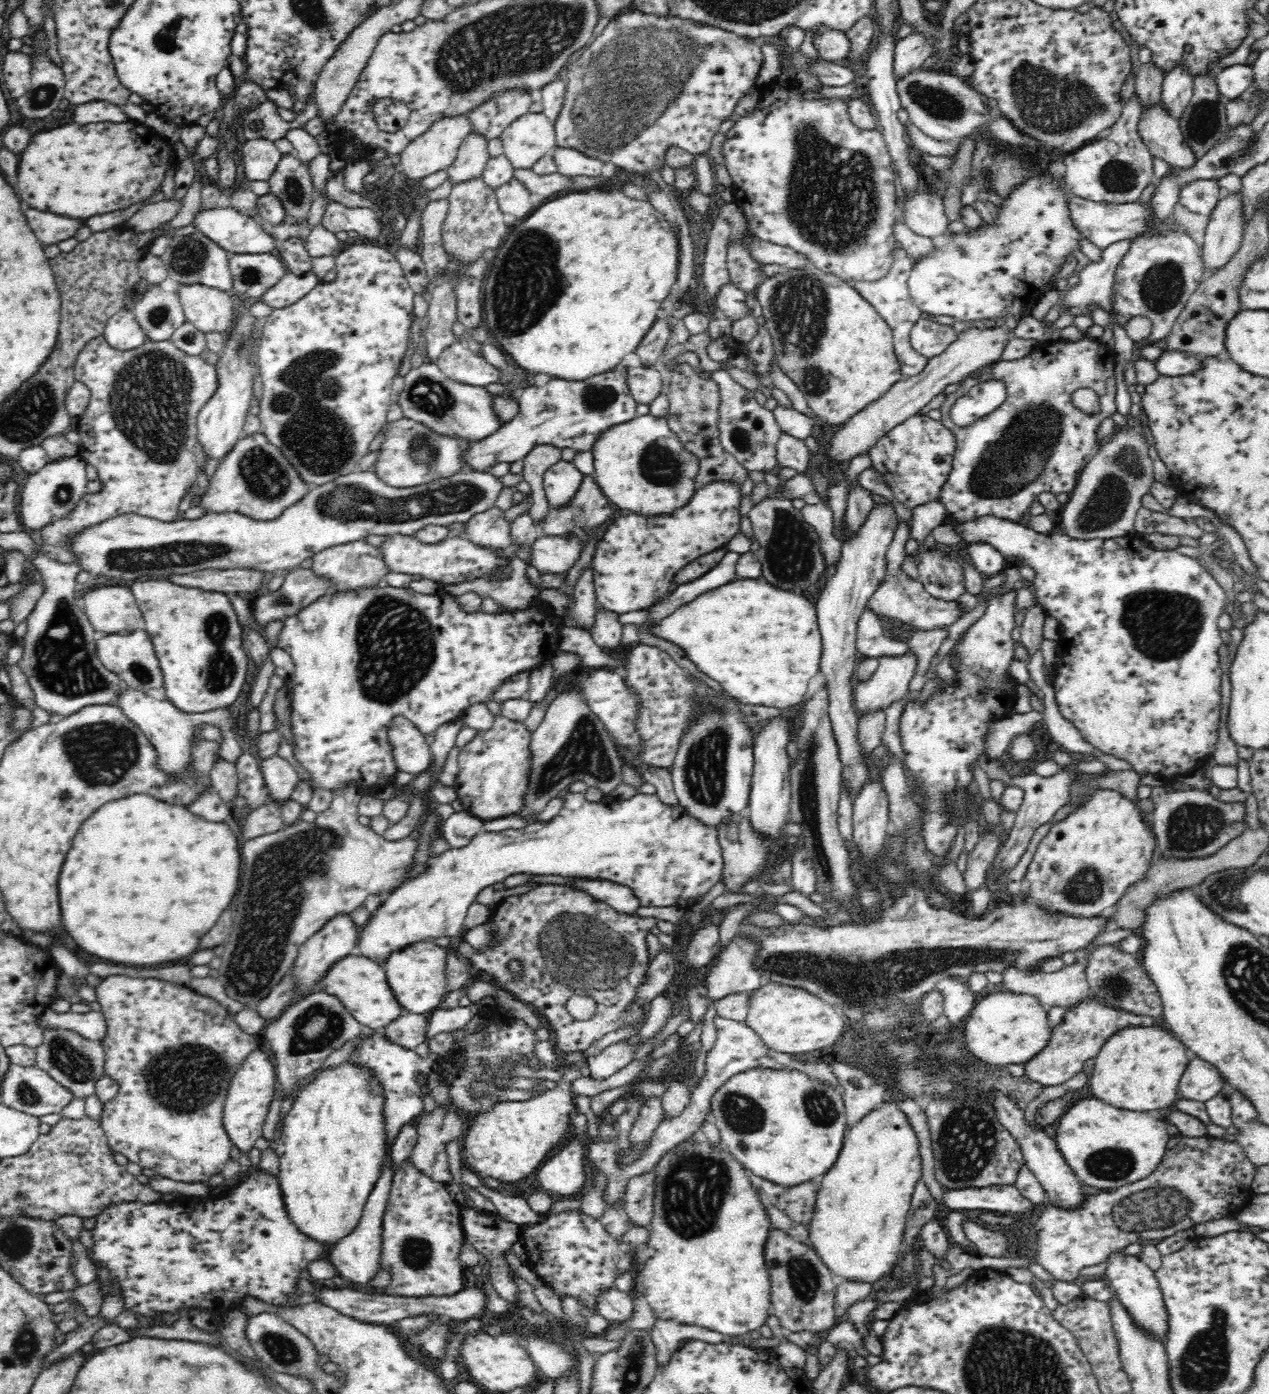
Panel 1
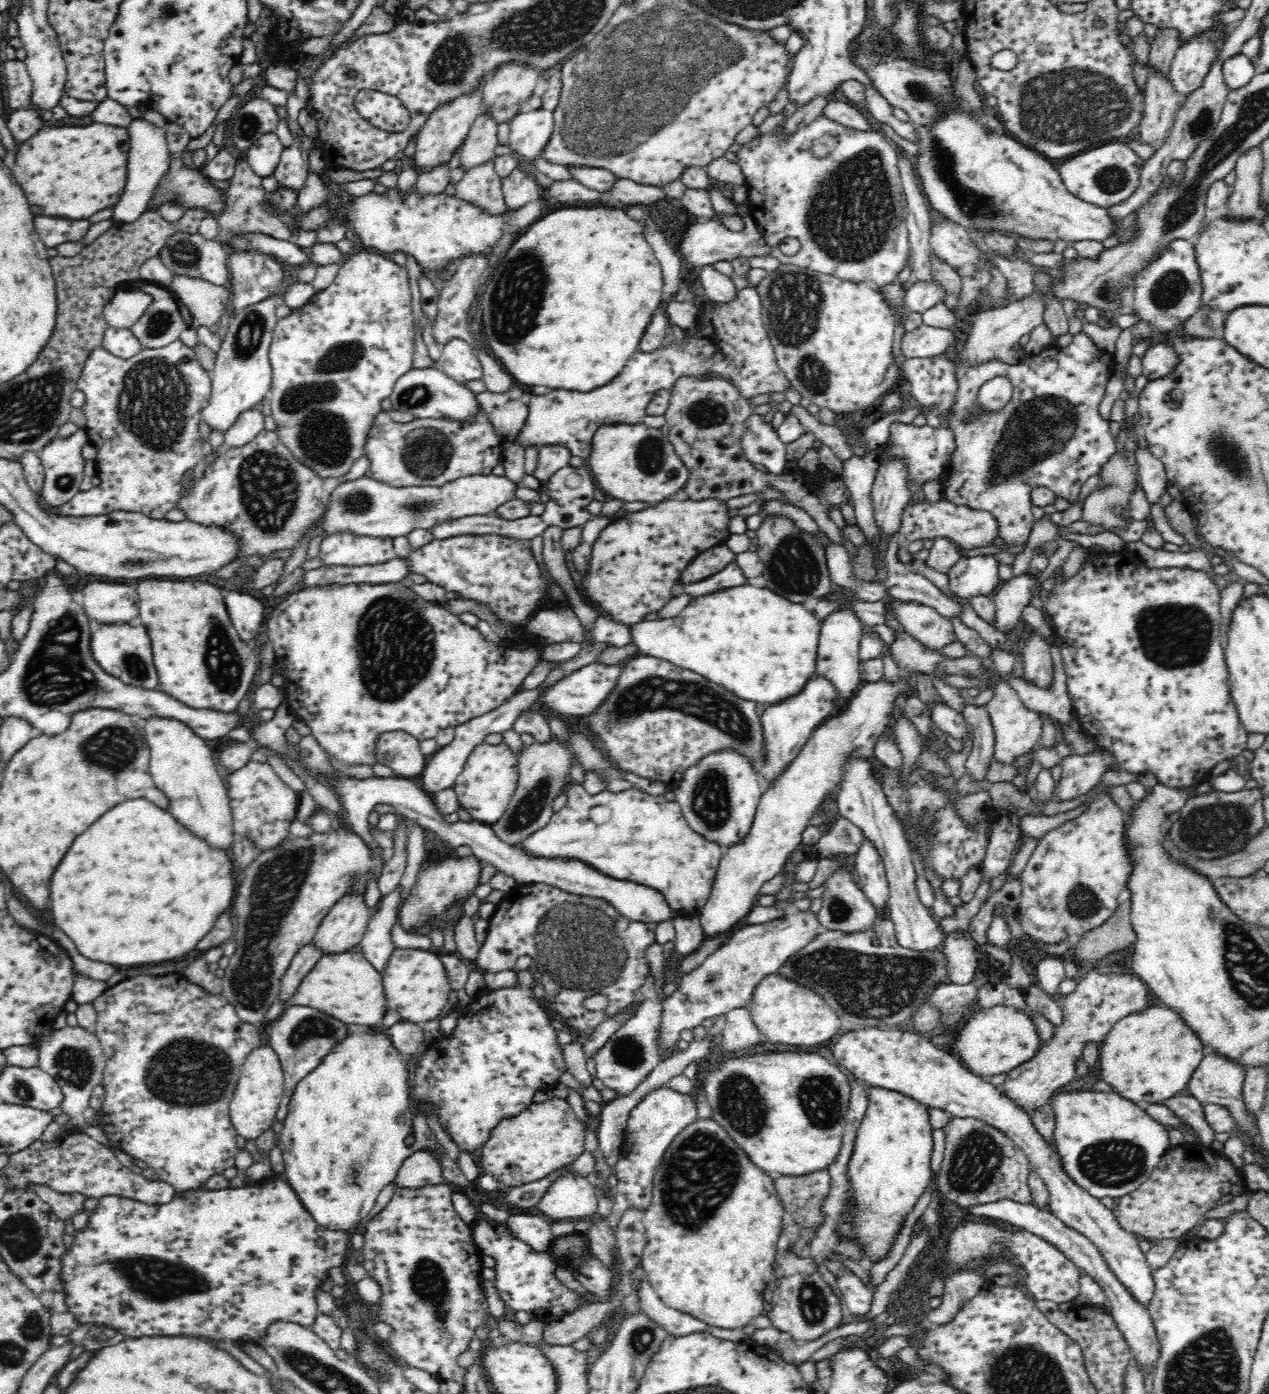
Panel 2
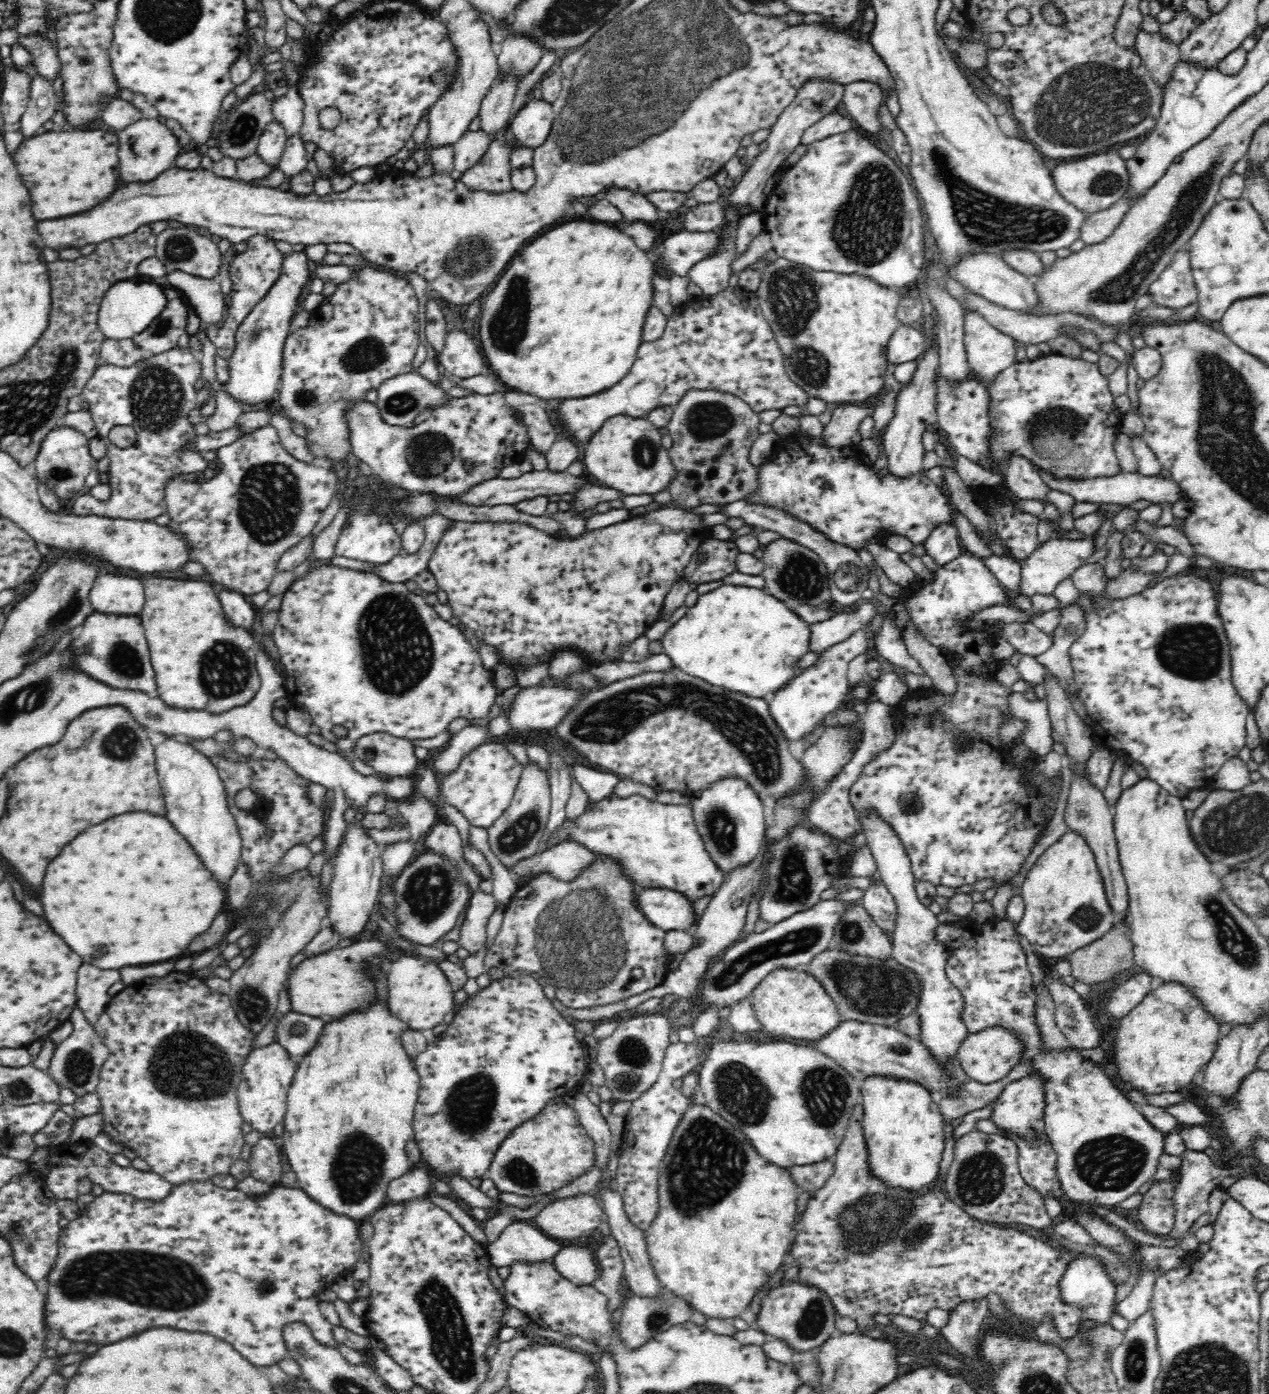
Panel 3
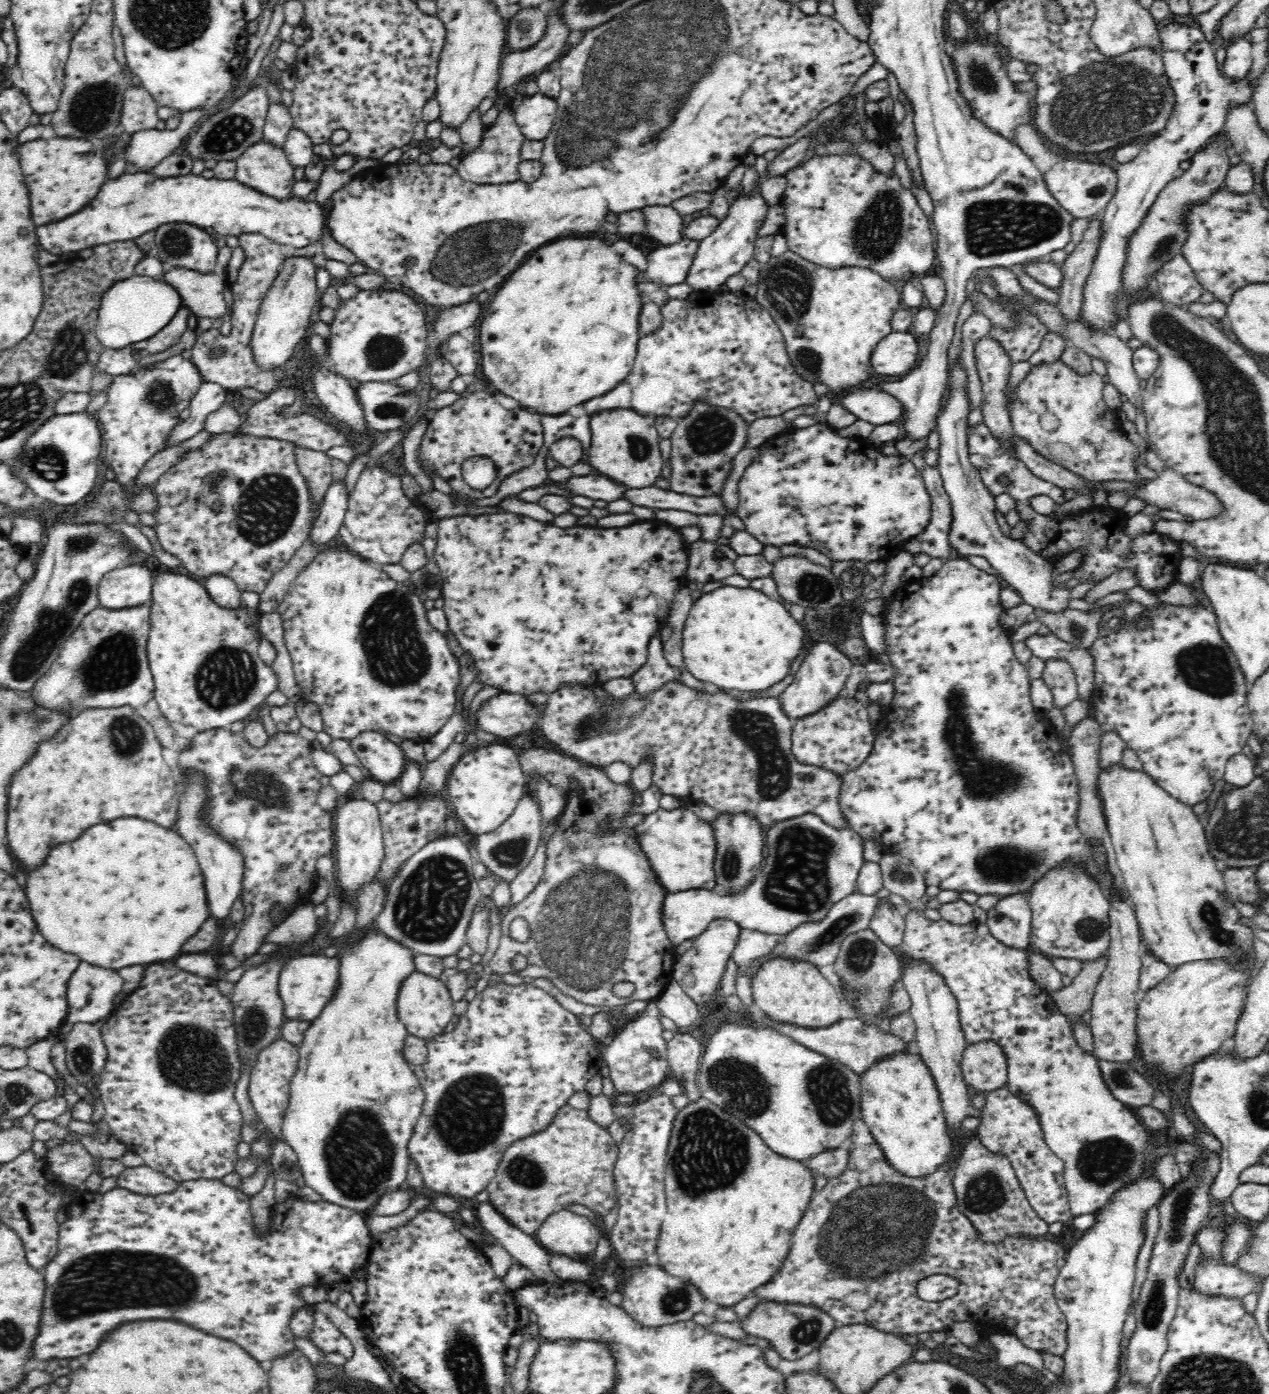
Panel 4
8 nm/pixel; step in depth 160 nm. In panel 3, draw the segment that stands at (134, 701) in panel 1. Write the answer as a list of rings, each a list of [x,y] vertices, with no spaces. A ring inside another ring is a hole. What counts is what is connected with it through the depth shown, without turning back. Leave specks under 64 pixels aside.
[[[170,735],[168,738],[164,738],[160,744],[153,746],[153,751],[154,761],[156,761],[156,777],[165,798],[168,818],[172,820],[176,830],[196,848],[196,852],[208,864],[208,868],[212,868],[212,872],[216,872],[216,876],[224,882],[224,889],[226,889],[228,879],[236,863],[241,859],[242,844],[238,825],[234,820],[234,815],[230,812],[226,789],[217,767],[212,763],[210,757],[204,756],[202,752],[194,748],[194,744],[190,744],[181,737]]]

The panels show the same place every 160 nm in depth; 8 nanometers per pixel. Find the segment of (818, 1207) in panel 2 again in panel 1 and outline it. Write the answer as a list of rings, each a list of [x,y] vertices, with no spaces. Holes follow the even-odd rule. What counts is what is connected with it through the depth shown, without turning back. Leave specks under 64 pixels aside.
[[[762,1179],[757,1180],[756,1185],[762,1198],[790,1217],[793,1223],[807,1226],[812,1220],[812,1208],[820,1184],[811,1181],[798,1186],[780,1186]]]

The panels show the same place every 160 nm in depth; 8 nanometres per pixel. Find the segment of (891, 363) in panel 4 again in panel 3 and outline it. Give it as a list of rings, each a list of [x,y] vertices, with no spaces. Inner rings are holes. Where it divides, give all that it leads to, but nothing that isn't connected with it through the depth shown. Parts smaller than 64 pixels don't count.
[[[901,324],[888,342],[889,363],[898,366],[902,363],[920,360],[928,349],[929,338],[931,335],[928,330],[920,332],[910,327],[909,324]]]

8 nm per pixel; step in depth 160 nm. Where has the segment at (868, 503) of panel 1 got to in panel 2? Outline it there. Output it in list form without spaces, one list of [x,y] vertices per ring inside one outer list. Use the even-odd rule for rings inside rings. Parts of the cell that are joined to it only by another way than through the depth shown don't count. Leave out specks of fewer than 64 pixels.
[[[800,404],[790,406],[790,414],[800,420],[807,432],[814,434],[814,438],[816,438],[817,442],[829,446],[838,460],[844,463],[852,458],[853,452],[851,443],[848,443],[848,438],[844,436],[843,432],[841,432],[838,427],[820,423],[818,419],[814,418],[814,416],[812,416],[806,408],[800,406]]]

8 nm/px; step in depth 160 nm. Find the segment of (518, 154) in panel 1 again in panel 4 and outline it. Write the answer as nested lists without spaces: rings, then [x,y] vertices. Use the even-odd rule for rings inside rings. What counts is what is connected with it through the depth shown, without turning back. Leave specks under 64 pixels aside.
[[[538,92],[534,95],[528,95],[522,98],[519,102],[519,106],[513,111],[517,127],[520,128],[525,139],[528,140],[540,140],[548,136],[551,128],[554,124],[554,117],[556,116],[557,104],[555,99],[548,96],[544,96]]]

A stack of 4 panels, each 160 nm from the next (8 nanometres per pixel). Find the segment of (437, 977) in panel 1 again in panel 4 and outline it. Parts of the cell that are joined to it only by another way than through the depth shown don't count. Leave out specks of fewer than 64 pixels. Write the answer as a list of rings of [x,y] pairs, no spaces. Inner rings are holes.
[[[414,969],[401,981],[396,997],[397,1017],[407,1028],[409,1034],[424,1040],[434,1038],[444,1032],[444,1028],[454,1016],[453,1003],[447,985],[434,976],[428,976],[420,970]]]

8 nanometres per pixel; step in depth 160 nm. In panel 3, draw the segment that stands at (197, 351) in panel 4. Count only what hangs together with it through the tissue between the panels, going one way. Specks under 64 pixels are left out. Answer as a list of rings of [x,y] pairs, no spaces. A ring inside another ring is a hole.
[[[262,235],[252,236],[247,242],[247,248],[242,254],[235,254],[232,259],[229,274],[232,280],[232,291],[230,292],[230,308],[228,316],[223,323],[208,331],[210,341],[216,346],[219,357],[229,359],[234,348],[234,335],[236,328],[244,317],[259,304],[272,289],[272,286],[280,278],[281,269],[286,256],[280,253],[276,242],[269,237]]]

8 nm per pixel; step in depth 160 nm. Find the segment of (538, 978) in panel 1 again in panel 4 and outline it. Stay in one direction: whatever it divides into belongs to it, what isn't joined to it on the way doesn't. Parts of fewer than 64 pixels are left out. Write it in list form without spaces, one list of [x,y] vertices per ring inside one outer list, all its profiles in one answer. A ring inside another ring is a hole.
[[[526,746],[526,750],[519,753],[519,760],[529,778],[527,788],[530,791],[535,790],[536,778],[546,778],[566,791],[566,806],[557,818],[557,832],[549,841],[540,882],[523,901],[512,905],[503,917],[499,946],[489,960],[488,971],[498,975],[516,973],[522,978],[547,979],[556,987],[556,992],[590,1006],[653,1002],[674,979],[676,960],[661,921],[661,904],[668,892],[656,881],[644,853],[628,831],[630,806],[633,805],[629,783],[614,783],[600,767],[582,765],[577,759],[541,747]],[[622,818],[627,820],[625,828],[608,827],[608,822]],[[514,918],[524,918],[529,924],[533,935],[525,942],[516,941],[509,935],[510,922]]]

